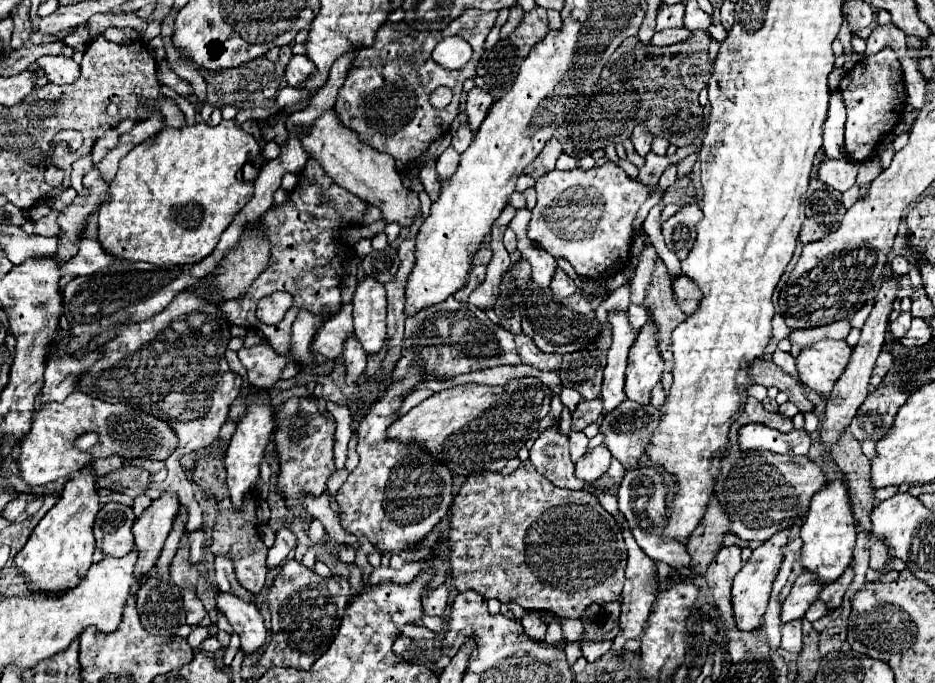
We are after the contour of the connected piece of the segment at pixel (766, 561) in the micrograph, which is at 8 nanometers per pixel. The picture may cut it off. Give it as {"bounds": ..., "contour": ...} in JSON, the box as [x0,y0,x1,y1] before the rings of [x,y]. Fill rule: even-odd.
{"bounds":[733,528,791,630],"contour":[[[785,528],[783,532],[777,532],[775,536],[771,536],[771,540],[763,542],[759,548],[755,548],[751,558],[747,560],[747,564],[737,572],[737,576],[733,580],[733,608],[735,608],[735,622],[737,622],[739,630],[753,630],[753,628],[761,626],[763,614],[767,610],[767,602],[771,596],[771,586],[777,578],[777,572],[779,572],[783,556],[785,556],[783,552],[789,542],[789,532],[791,532],[791,528]]]}

